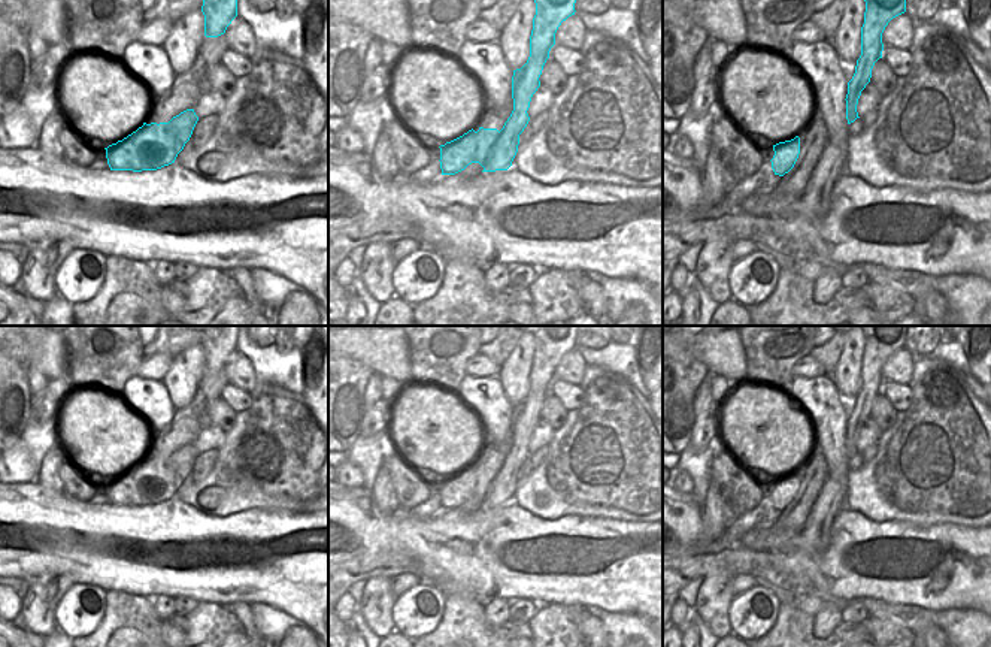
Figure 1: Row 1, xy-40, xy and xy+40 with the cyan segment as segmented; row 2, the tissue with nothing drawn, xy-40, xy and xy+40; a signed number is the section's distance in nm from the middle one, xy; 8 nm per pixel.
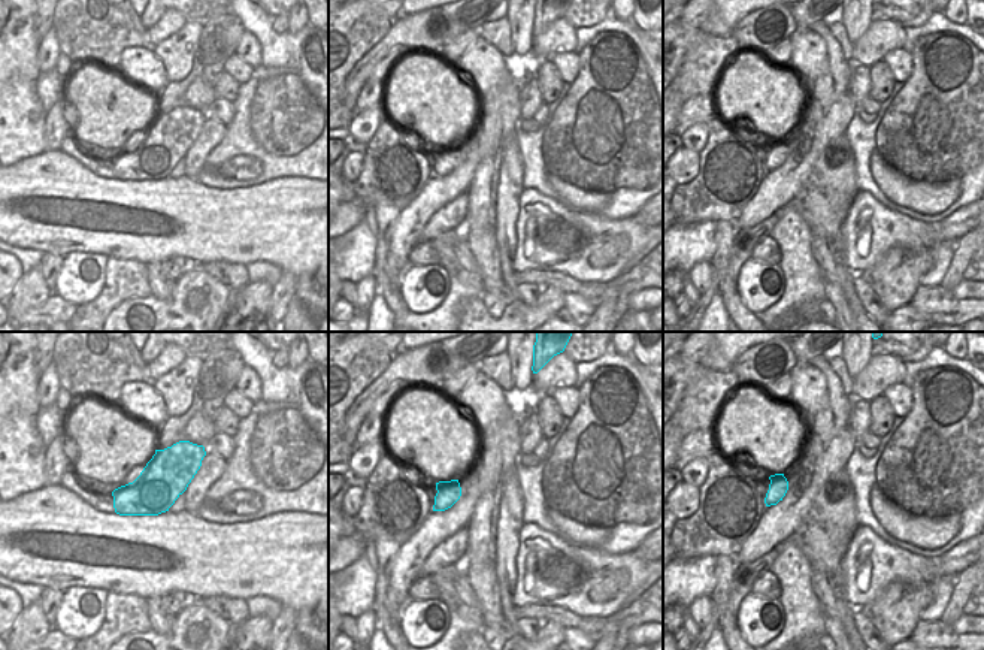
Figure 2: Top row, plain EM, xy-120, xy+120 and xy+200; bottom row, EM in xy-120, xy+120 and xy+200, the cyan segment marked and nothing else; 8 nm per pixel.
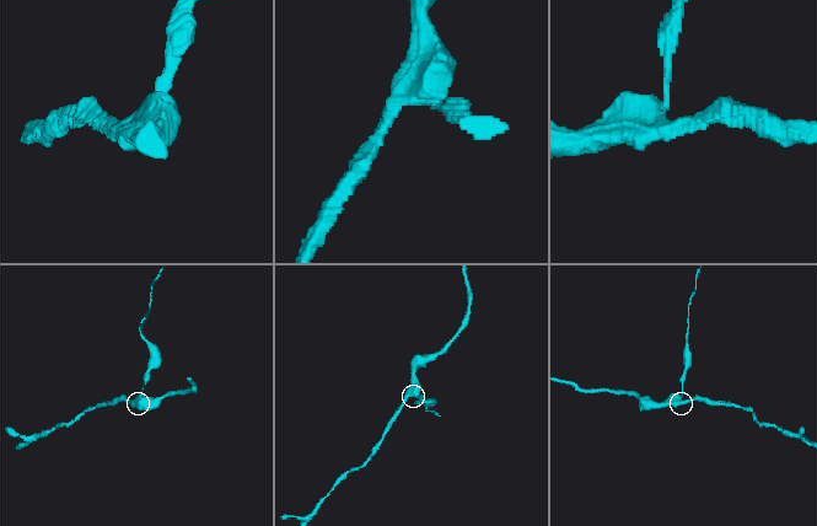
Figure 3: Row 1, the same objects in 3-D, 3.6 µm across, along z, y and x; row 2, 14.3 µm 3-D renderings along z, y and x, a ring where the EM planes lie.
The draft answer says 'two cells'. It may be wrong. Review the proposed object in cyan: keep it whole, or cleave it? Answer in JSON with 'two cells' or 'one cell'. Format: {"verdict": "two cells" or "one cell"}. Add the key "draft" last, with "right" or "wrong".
{"verdict": "two cells", "draft": "right"}

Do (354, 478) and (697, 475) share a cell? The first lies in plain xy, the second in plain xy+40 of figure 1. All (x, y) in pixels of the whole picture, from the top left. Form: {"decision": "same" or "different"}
{"decision": "different"}

